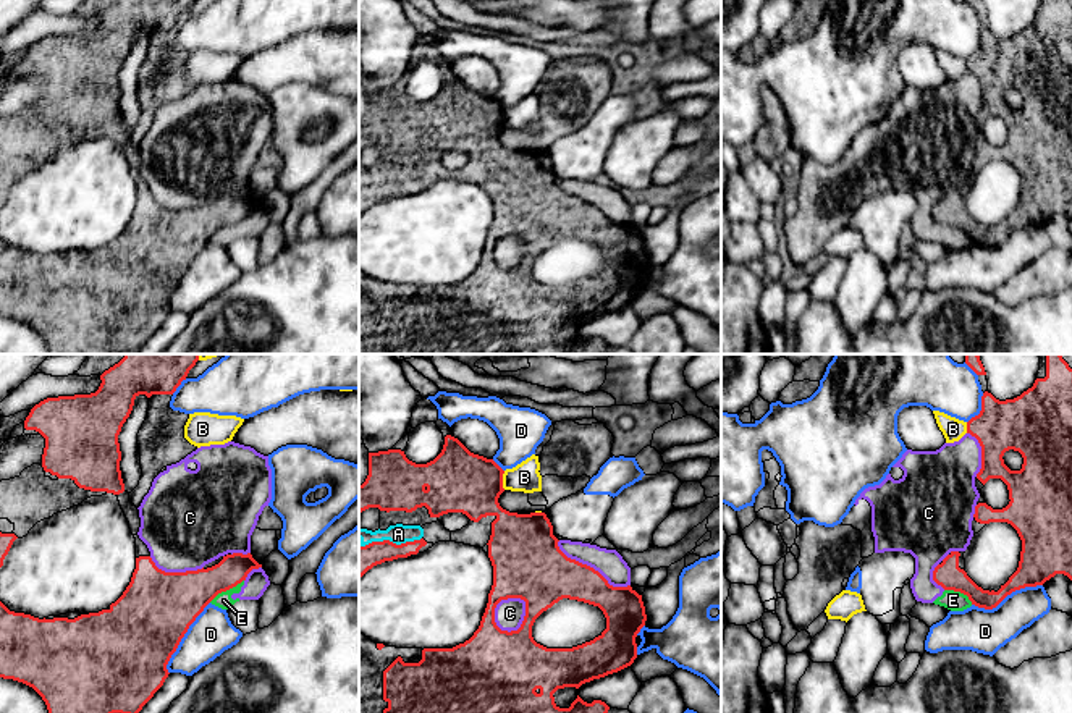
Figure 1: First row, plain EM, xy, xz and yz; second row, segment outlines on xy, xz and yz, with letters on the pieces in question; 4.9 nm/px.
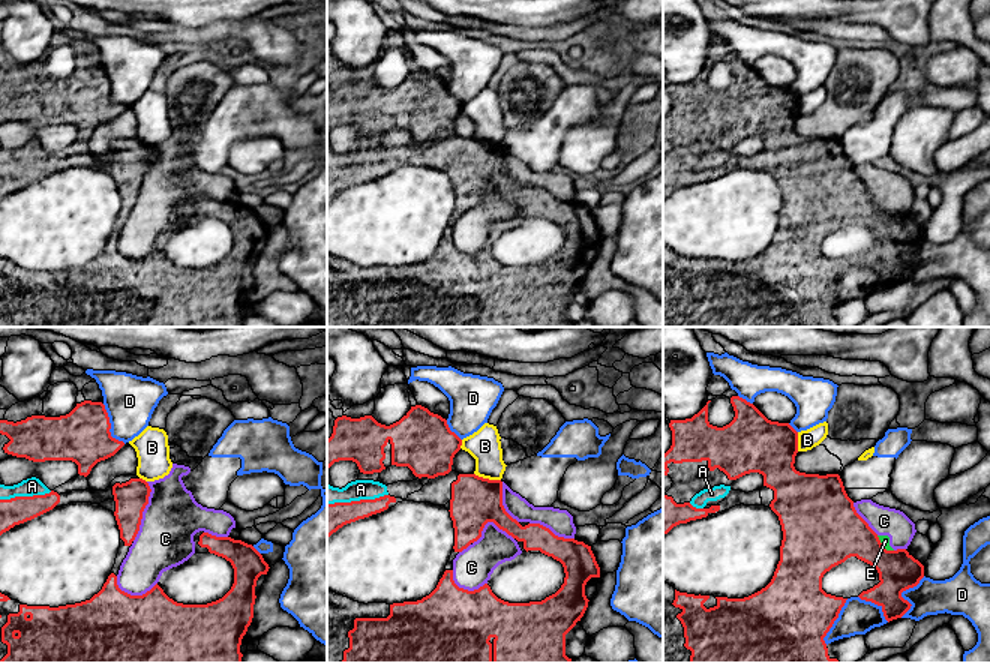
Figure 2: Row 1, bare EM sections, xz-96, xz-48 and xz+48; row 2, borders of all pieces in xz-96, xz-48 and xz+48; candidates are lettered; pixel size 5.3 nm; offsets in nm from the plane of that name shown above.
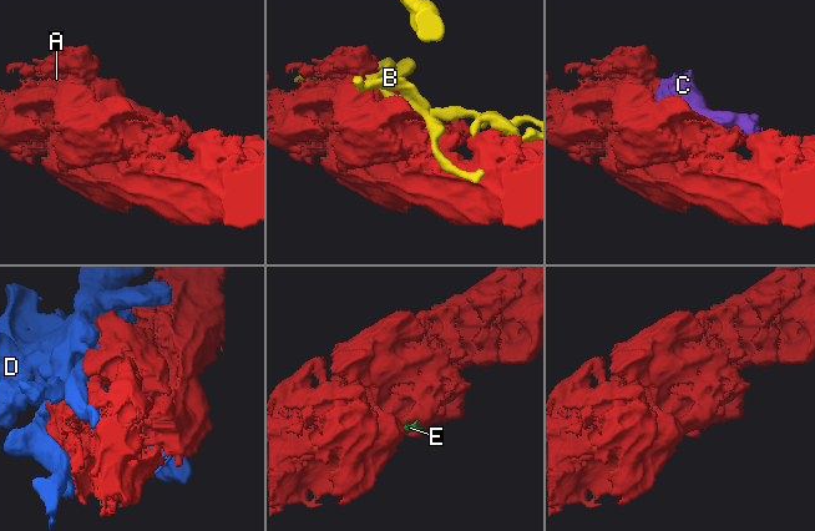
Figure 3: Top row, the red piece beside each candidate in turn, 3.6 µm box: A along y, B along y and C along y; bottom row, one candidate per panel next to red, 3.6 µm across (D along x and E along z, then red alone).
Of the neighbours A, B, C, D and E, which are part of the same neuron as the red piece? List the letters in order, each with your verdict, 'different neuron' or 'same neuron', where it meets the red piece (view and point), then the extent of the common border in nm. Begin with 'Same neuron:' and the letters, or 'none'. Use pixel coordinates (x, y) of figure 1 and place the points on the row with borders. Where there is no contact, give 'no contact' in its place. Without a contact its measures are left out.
Same neuron: A
A: same neuron; meets red in xz at (390, 542); contact 320 nm long
B: different neuron; meets red in xz at (502, 480); contact 100 nm long
C: different neuron; meets red in xz at (502, 599); contact 200 nm long
D: different neuron; meets red in xy at (183, 636); contact 420 nm long
E: different neuron; meets red in xy at (225, 590); contact 200 nm long

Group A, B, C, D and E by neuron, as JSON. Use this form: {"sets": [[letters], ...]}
{"sets": [["A"], ["B"], ["C", "E"], ["D"]]}

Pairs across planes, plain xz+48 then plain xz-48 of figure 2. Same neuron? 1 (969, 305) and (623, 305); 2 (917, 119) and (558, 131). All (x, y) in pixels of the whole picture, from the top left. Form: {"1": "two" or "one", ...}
{"1": "two", "2": "two"}

